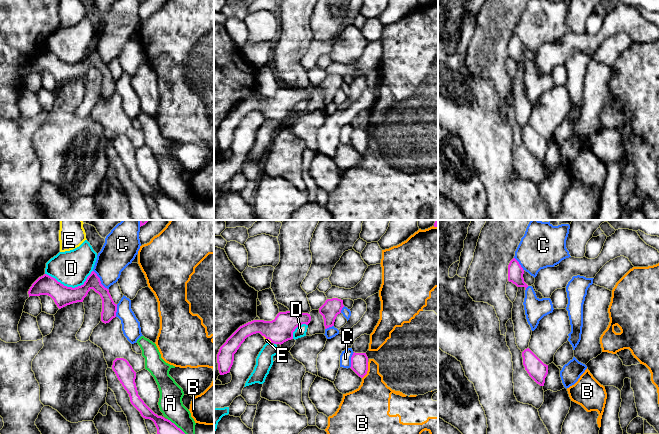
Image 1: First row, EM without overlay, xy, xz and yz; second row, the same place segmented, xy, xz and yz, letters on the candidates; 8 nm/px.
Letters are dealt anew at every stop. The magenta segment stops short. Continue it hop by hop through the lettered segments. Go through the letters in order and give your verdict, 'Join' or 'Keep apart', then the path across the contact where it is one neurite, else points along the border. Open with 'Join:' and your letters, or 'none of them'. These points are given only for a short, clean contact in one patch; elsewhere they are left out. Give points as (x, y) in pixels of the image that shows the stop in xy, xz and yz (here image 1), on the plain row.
Join: E
A: Keep apart. Boundary: xy (167, 194), (193, 217), (197, 218)
B: Keep apart
C: Keep apart
D: Keep apart
E: Join. Path across: xz (279, 106), (274, 107), (267, 114), (266, 116)

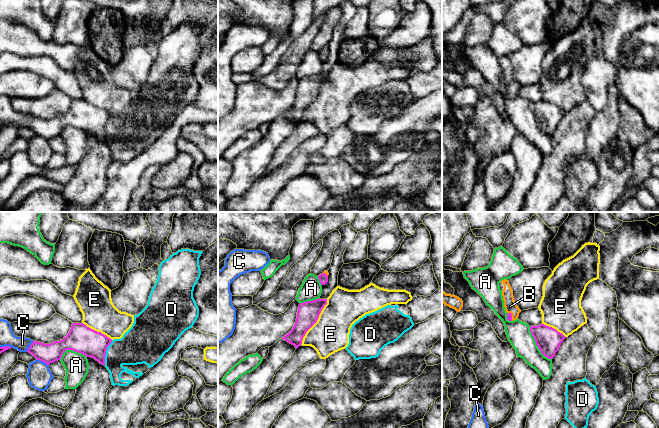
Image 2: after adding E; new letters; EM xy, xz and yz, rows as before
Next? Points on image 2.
Join: B
A: Keep apart
B: Join. Path across: yz (509, 92), (511, 91), (510, 82)
C: Keep apart
D: Keep apart. Boundary: xy (112, 116), (106, 126), (104, 141)
E: Keep apart

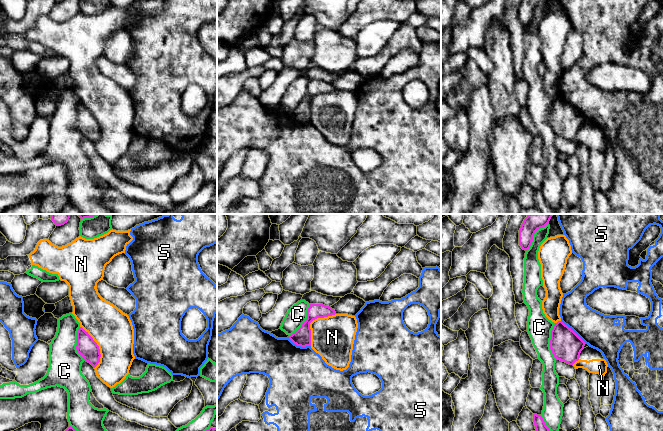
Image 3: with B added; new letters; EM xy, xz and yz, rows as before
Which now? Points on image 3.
Join: none of them
C: Keep apart
N: Keep apart
S: Keep apart

